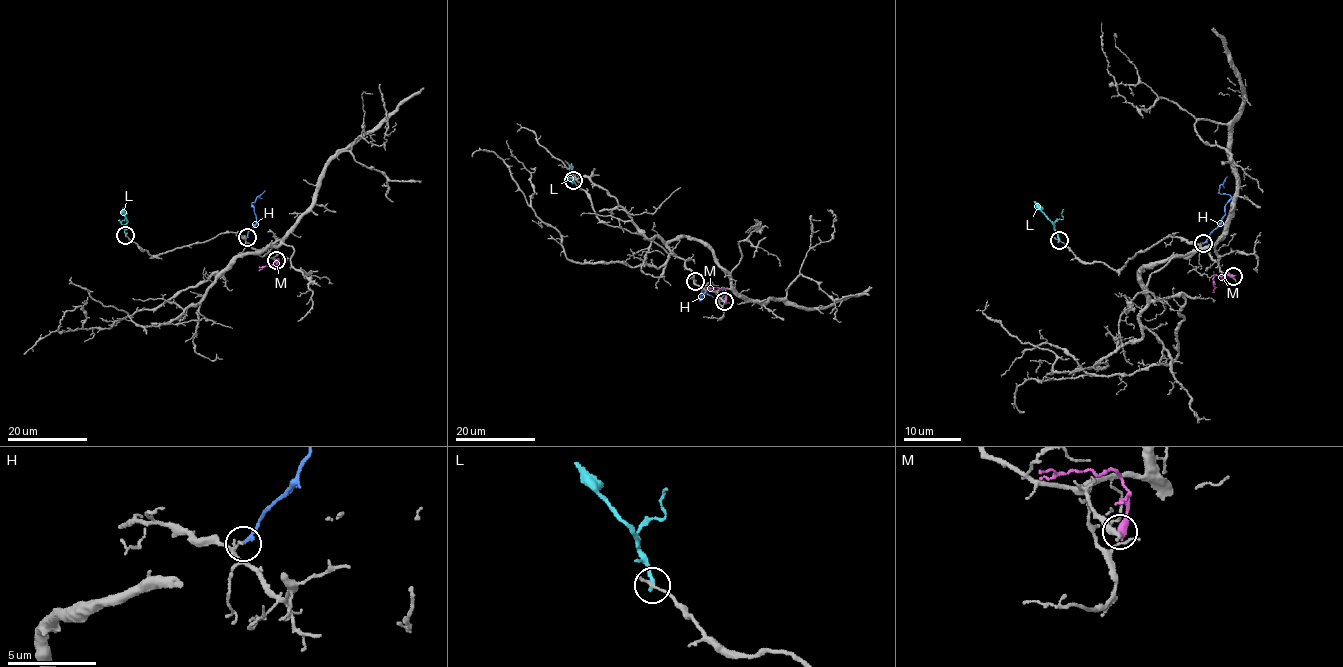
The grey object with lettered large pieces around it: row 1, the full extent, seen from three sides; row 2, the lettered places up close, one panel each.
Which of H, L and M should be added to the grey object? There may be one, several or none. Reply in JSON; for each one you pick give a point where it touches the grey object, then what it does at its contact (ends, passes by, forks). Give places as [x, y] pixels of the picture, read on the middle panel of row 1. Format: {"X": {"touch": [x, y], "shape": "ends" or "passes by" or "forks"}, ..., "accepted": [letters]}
{"accepted": []}

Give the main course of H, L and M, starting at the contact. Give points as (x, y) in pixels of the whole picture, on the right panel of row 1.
H: (1204, 243), (1221, 221), (1225, 204), (1231, 197), (1220, 191), (1227, 177)
L: (1059, 240), (1055, 226), (1033, 201)
M: (1232, 276), (1214, 277), (1212, 292)

